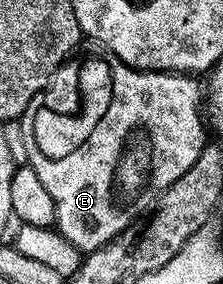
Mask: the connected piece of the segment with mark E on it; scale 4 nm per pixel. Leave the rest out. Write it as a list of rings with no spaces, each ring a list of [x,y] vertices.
[[[109,51],[109,100],[105,110],[99,114],[99,118],[95,120],[93,128],[89,130],[89,134],[81,140],[81,144],[77,144],[71,152],[63,154],[63,156],[49,156],[37,142],[37,134],[29,130],[29,116],[23,113],[19,121],[19,136],[25,141],[25,156],[28,167],[35,170],[35,174],[39,174],[39,182],[43,182],[43,187],[47,190],[47,194],[51,194],[51,198],[55,201],[55,218],[57,219],[55,228],[61,233],[61,236],[69,243],[73,243],[78,251],[82,254],[94,252],[97,248],[103,247],[104,244],[110,244],[116,236],[120,236],[122,232],[128,232],[134,227],[133,219],[136,216],[144,217],[156,205],[158,196],[166,192],[172,184],[179,178],[183,178],[183,174],[187,174],[187,170],[191,170],[191,166],[195,166],[195,162],[201,156],[201,151],[207,143],[207,124],[203,119],[203,88],[196,84],[194,77],[189,74],[178,74],[175,72],[139,72],[135,68],[128,68],[126,64],[116,56],[115,53]]]

